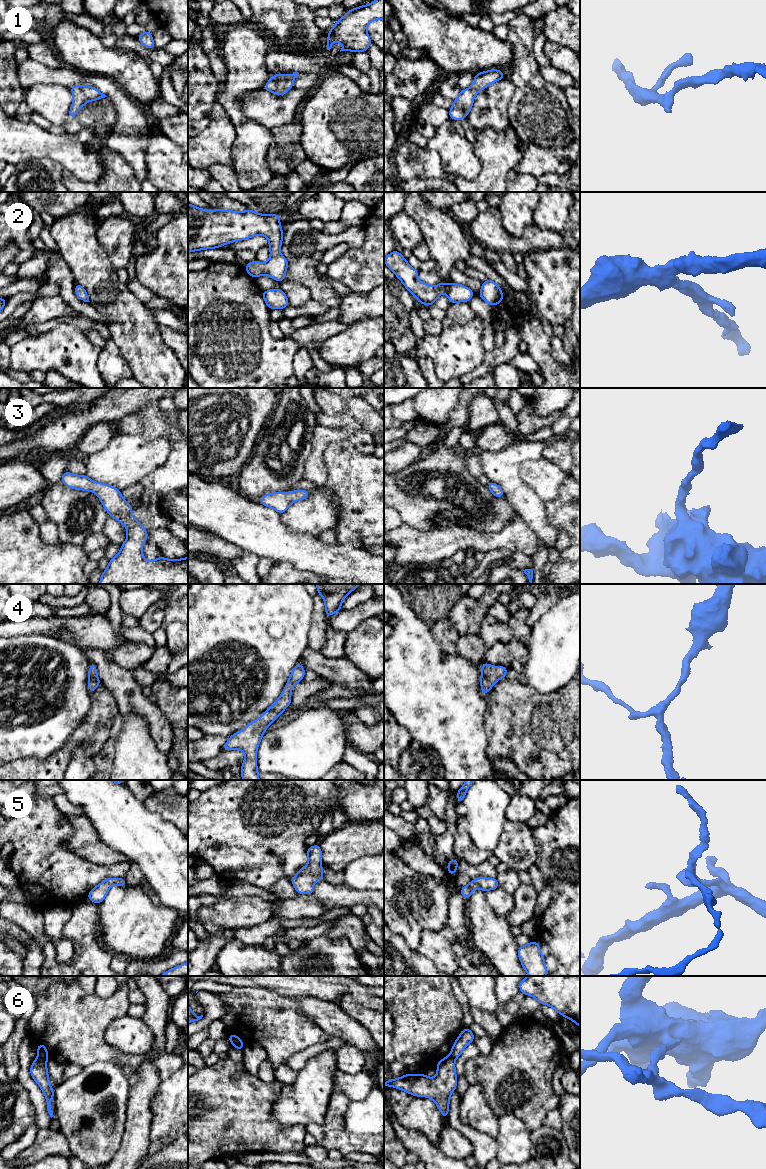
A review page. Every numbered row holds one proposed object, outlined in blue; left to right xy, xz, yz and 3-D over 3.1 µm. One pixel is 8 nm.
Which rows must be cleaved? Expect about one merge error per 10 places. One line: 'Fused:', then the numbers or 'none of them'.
Fused: 6

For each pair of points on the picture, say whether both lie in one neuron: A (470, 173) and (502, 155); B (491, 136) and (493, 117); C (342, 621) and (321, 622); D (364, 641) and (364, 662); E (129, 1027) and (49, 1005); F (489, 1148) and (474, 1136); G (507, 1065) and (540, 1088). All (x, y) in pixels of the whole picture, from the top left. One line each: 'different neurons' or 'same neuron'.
A: different neurons
B: different neurons
C: different neurons
D: same neuron
E: different neurons
F: same neuron
G: same neuron

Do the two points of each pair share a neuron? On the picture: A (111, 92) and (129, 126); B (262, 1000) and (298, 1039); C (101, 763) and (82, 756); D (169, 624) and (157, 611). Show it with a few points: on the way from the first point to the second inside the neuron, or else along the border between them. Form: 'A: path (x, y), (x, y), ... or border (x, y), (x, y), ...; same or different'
A: path (119, 100), (127, 108), (129, 118); same
B: path (269, 1010), (288, 1029); same
C: border (93, 756), (95, 769); different
D: border (169, 595), (166, 601), (165, 615), (160, 626); different

